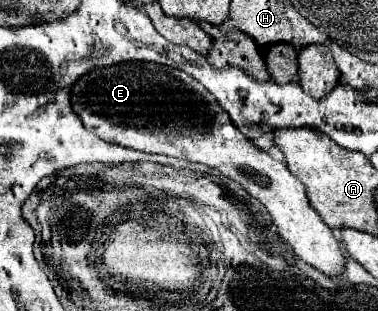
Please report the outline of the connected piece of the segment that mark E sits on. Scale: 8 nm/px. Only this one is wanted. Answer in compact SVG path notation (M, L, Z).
M124 62L96 68L72 84L70 102L82 124L106 142L218 168L266 206L280 238L292 246L298 258L324 274L334 276L342 272L344 252L340 240L336 240L334 232L308 204L304 184L290 174L284 162L250 144L234 128L230 116L222 112L214 96L186 72L154 62Z

